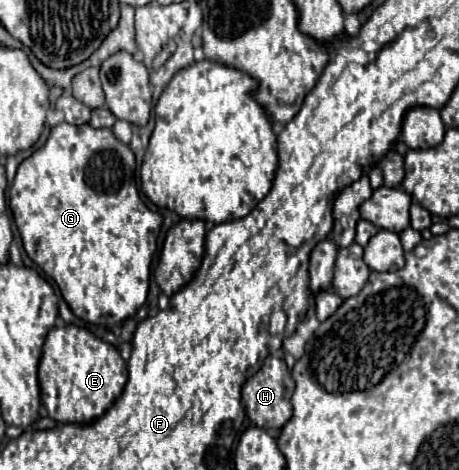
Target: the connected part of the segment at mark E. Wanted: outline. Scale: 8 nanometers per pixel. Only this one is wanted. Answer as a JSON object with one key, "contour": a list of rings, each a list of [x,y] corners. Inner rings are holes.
{"contour":[[[78,325],[52,327],[42,347],[38,365],[40,399],[46,413],[58,423],[92,423],[120,397],[128,379],[120,351]]]}

